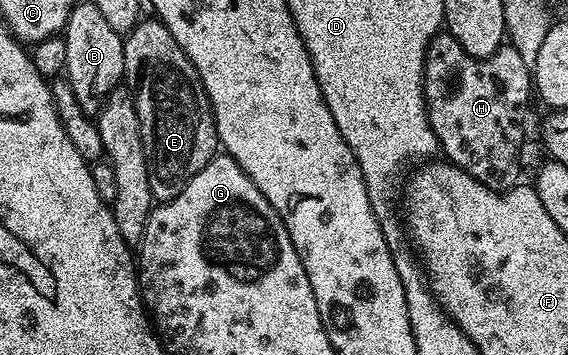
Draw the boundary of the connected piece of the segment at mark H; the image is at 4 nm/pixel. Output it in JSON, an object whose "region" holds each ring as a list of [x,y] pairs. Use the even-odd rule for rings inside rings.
{"region":[[[439,31],[431,39],[426,52],[422,79],[422,90],[426,95],[426,114],[445,160],[472,175],[472,179],[482,180],[484,187],[489,189],[505,191],[519,184],[522,136],[526,133],[526,112],[530,109],[530,97],[532,101],[532,66],[520,59],[520,51],[503,43],[491,57],[469,57],[450,32]]]}

